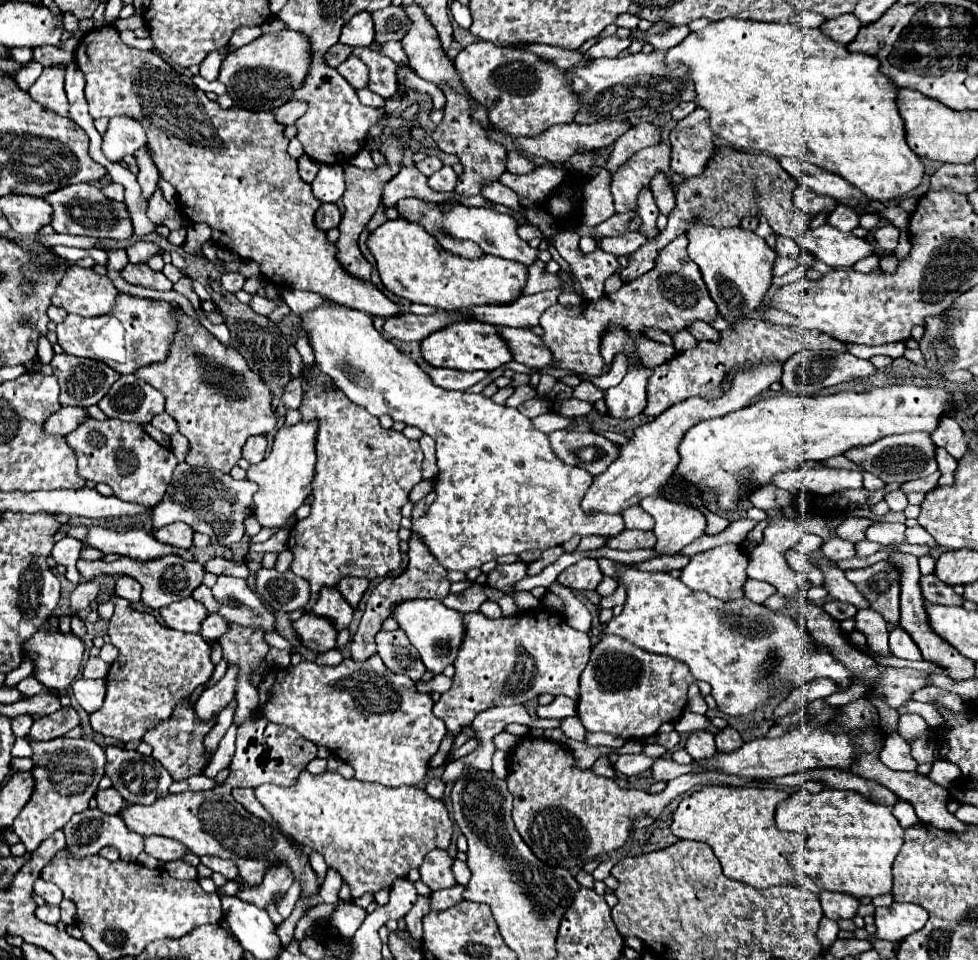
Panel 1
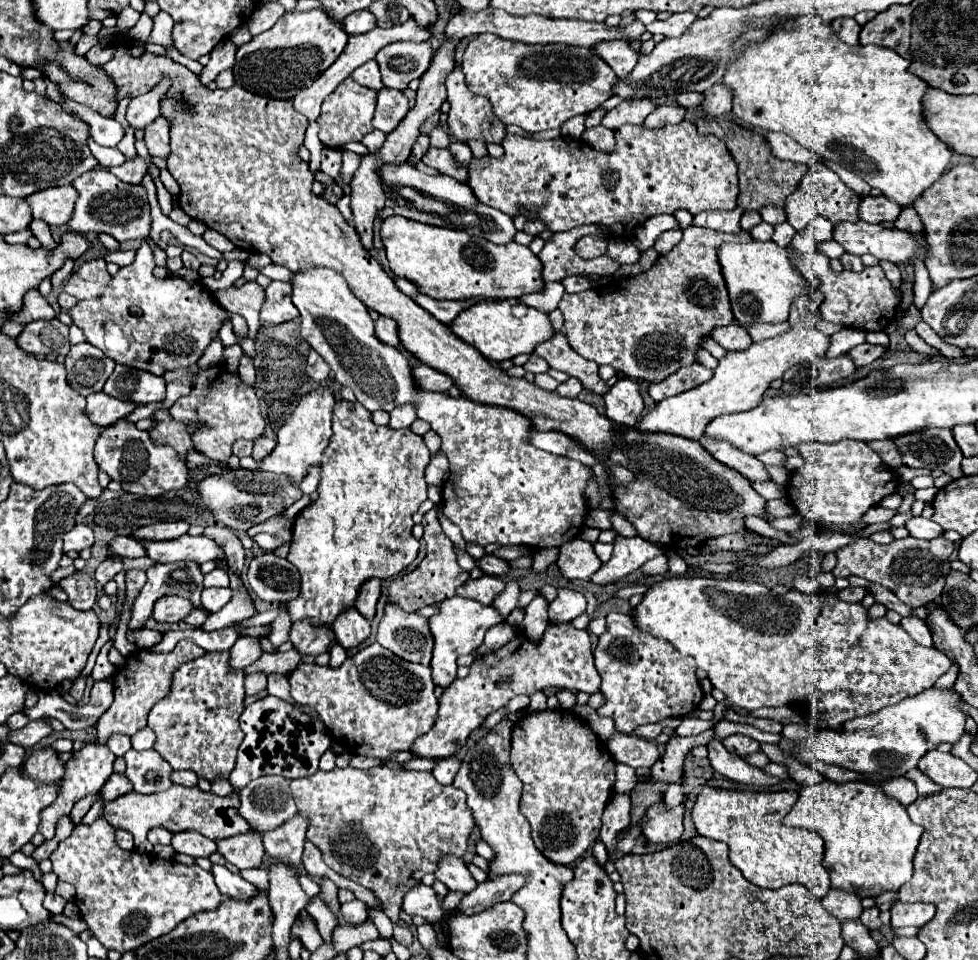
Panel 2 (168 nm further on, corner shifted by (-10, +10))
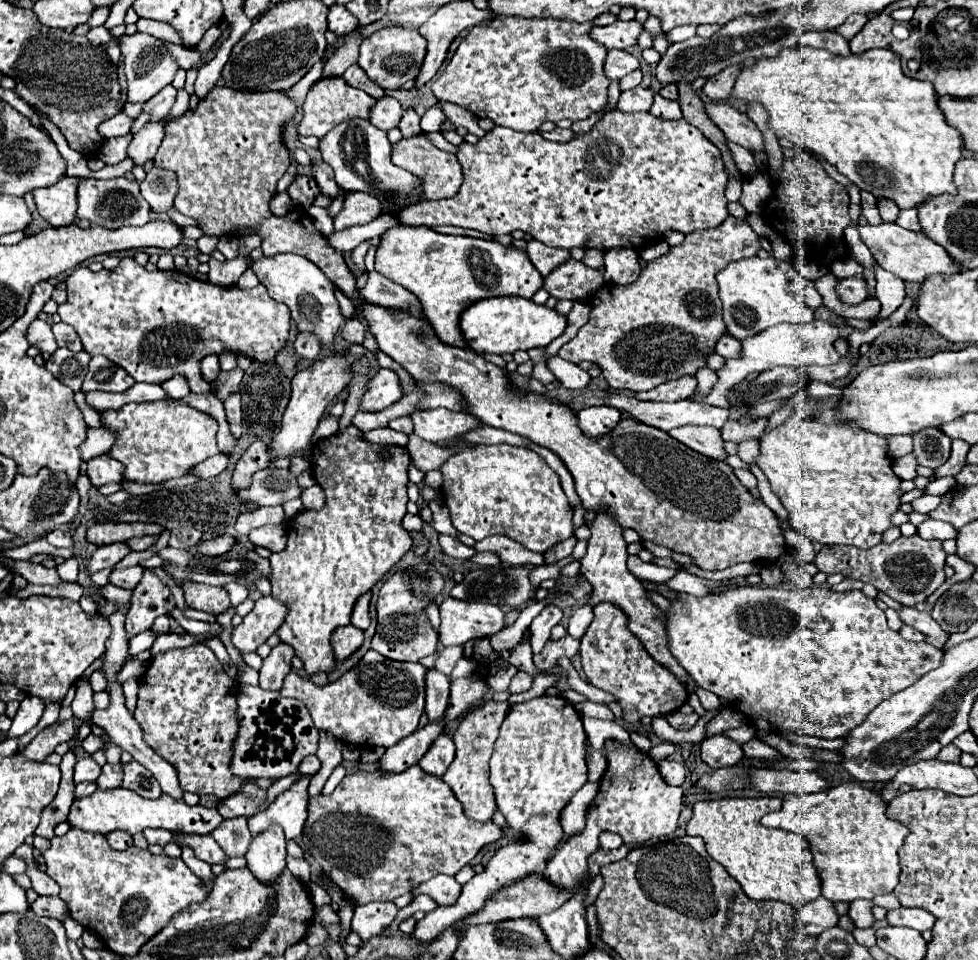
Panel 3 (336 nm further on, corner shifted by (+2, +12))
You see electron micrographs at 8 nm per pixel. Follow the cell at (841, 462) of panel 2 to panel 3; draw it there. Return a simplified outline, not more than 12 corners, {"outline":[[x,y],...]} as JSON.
{"outline":[[811,398],[755,464],[819,544],[873,548],[901,508],[887,438]]}

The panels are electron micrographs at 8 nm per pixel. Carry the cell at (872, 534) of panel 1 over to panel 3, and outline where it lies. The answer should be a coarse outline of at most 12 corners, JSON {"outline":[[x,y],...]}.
{"outline":[[943,520],[917,526],[925,540],[957,538],[957,530]]}

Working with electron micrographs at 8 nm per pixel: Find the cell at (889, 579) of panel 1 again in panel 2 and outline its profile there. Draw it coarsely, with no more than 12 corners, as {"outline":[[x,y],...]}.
{"outline":[[861,538],[835,576],[861,576],[911,606],[939,602],[955,544]]}

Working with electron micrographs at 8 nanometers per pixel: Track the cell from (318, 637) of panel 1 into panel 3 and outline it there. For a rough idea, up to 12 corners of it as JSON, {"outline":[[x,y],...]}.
{"outline":[[277,644],[259,670],[259,688],[281,690],[293,648]]}

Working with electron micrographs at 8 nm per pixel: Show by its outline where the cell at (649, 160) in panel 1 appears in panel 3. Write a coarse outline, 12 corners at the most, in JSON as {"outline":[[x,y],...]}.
{"outline":[[605,112],[549,142],[495,126],[407,226],[631,248],[717,228],[721,152]]}

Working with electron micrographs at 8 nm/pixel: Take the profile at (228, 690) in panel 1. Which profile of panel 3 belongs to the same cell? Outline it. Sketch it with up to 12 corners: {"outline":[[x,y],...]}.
{"outline":[[273,596],[233,628],[239,652],[255,652],[283,624],[289,608]]}

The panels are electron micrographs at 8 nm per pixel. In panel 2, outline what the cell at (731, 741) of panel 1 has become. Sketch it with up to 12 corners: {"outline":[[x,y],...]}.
{"outline":[[731,734],[723,744],[735,756],[759,752],[759,742]]}

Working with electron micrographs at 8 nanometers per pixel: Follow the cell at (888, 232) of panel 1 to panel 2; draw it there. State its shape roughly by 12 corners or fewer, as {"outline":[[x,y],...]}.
{"outline":[[903,208],[895,226],[905,232],[921,232],[923,224],[917,212]]}

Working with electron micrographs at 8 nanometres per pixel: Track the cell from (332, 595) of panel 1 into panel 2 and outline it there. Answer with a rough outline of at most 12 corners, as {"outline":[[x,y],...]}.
{"outline":[[349,608],[335,618],[333,632],[345,650],[371,634],[369,620]]}

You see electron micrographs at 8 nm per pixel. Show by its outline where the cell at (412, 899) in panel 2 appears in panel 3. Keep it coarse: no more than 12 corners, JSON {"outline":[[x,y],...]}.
{"outline":[[393,902],[357,904],[351,928],[367,942],[397,916]]}

